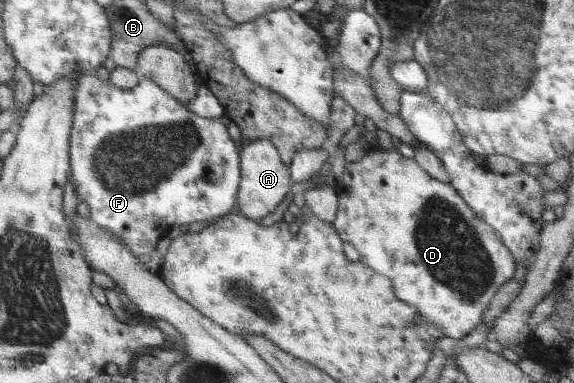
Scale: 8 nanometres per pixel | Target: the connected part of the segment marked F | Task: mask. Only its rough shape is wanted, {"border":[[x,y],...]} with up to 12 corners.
{"border":[[139,75],[77,81],[78,202],[136,256],[236,212],[240,152]]}

